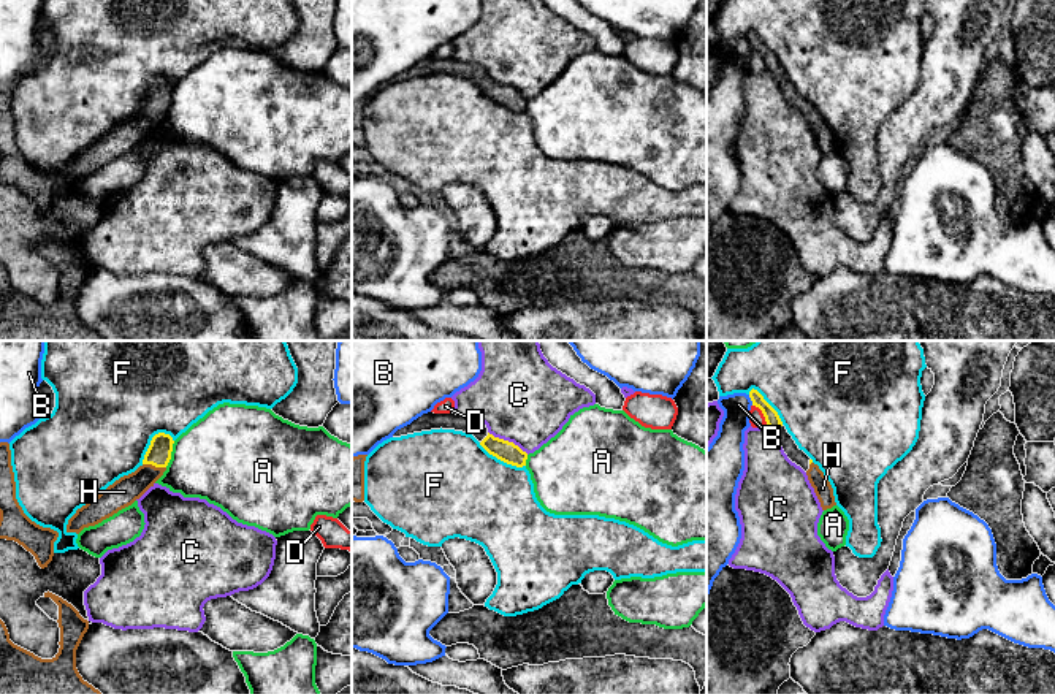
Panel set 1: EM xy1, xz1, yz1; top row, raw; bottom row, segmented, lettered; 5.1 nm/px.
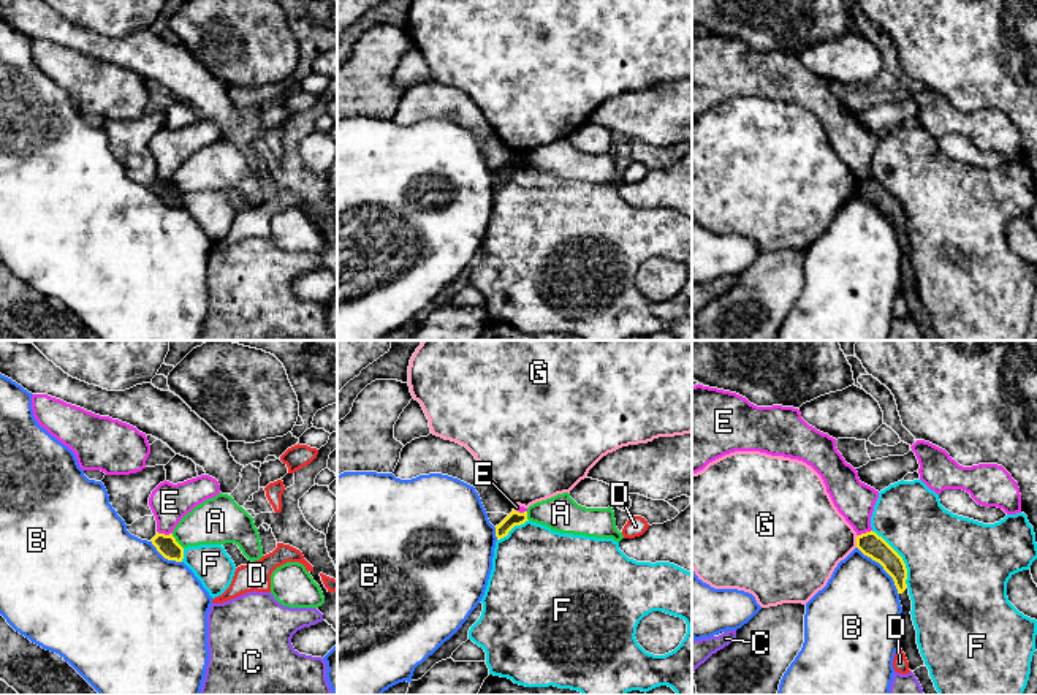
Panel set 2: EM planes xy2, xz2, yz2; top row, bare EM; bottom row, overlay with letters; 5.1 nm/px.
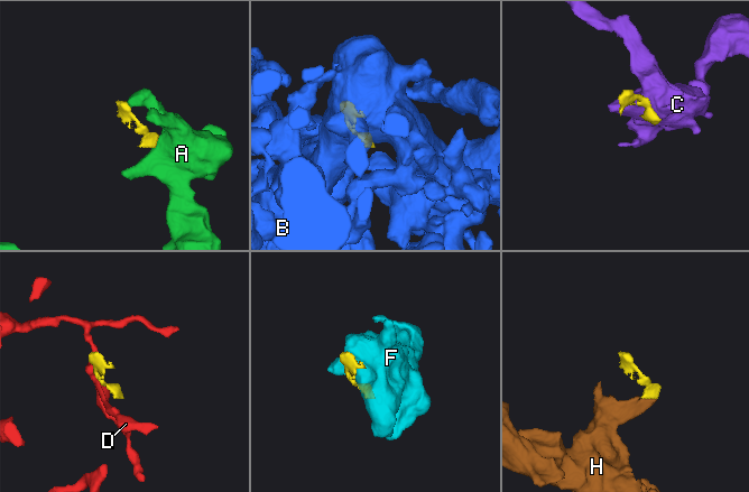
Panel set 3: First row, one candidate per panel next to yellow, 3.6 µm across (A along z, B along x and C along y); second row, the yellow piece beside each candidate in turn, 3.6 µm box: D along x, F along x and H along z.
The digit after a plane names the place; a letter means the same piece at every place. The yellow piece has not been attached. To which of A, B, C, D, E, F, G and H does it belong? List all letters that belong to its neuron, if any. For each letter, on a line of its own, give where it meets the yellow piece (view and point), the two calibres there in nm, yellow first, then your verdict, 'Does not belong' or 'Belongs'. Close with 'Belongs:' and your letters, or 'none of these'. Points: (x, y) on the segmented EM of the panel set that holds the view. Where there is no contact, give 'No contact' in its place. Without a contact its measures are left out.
A: Touches yellow at xy1 (170, 453). Thickness 130 nm (yellow) against 440 nm. Does not belong
B: Touches yellow at yz2 (884, 569). Thickness 120 nm (yellow) against 420 nm. Does not belong
C: Touches yellow at xz1 (507, 441). Thickness 110 nm (yellow) against 460 nm. Does not belong
D: Touches yellow at yz1 (762, 412). Thickness 70 nm (yellow) against 80 nm. Does not belong
E: Touches yellow at xy2 (163, 534). Thickness 110 nm (yellow) against 190 nm. Does not belong
F: Touches yellow at yz2 (901, 558). Thickness 120 nm (yellow) against 460 nm. Does not belong
G: Touches yellow at yz2 (857, 542). Thickness 120 nm (yellow) against 400 nm. Does not belong
H: Touches yellow at xy1 (154, 465). Thickness 130 nm (yellow) against 140 nm. Belongs
Belongs: H

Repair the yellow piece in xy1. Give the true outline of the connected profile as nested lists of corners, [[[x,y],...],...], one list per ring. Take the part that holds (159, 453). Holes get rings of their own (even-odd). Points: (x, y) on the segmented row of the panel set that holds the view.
[[[158,433],[152,437],[143,464],[131,474],[120,477],[68,520],[67,532],[79,534],[84,528],[95,526],[119,510],[131,505],[163,475],[171,459],[173,437]]]

